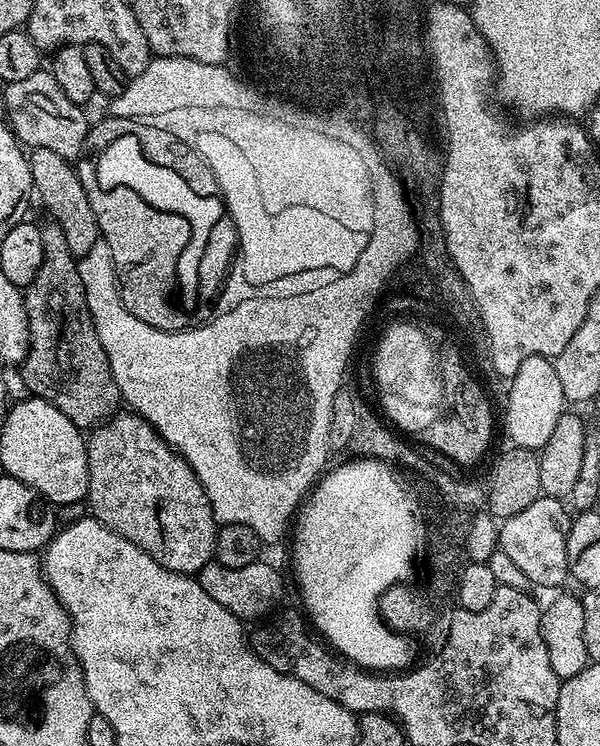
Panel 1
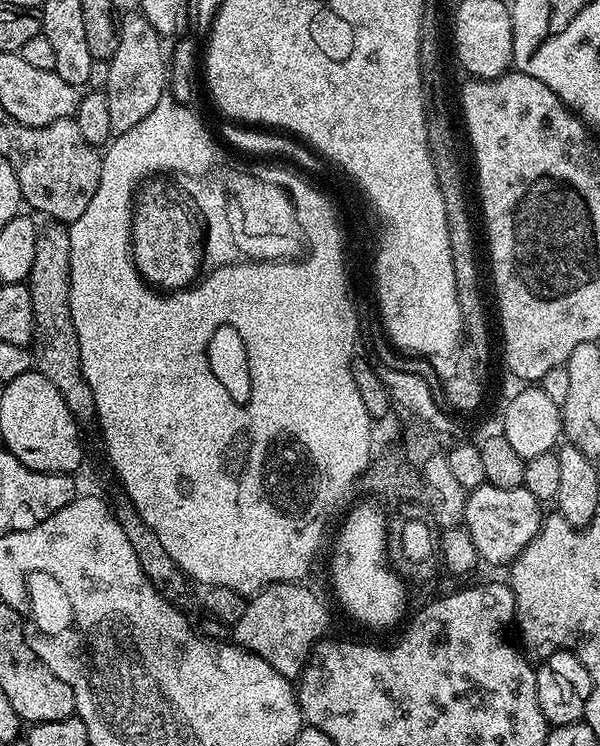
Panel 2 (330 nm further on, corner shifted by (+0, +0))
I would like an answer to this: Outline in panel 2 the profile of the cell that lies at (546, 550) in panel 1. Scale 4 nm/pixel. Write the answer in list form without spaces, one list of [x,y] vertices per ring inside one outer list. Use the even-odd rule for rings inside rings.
[[[485,482],[468,492],[463,527],[468,529],[470,538],[474,538],[474,546],[485,565],[488,563],[508,566],[539,534],[542,523],[540,508],[541,501],[536,500],[530,490],[523,487],[502,490]]]

